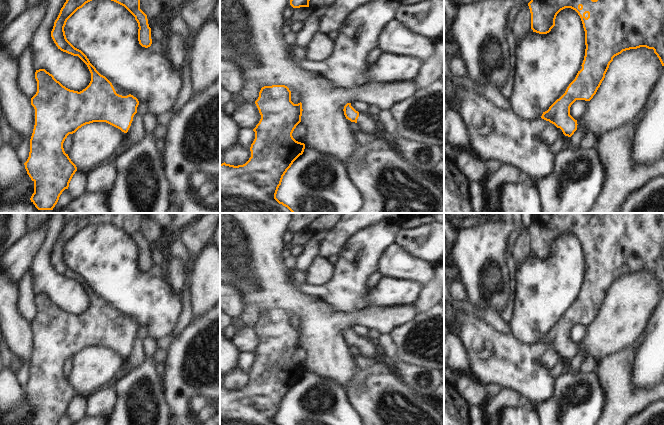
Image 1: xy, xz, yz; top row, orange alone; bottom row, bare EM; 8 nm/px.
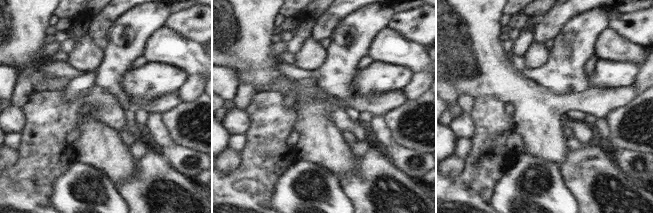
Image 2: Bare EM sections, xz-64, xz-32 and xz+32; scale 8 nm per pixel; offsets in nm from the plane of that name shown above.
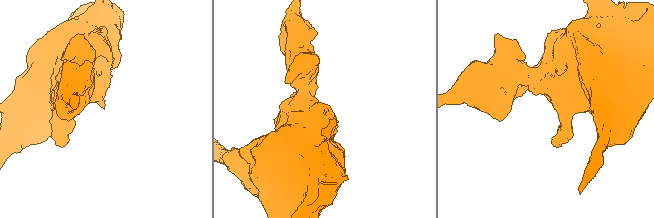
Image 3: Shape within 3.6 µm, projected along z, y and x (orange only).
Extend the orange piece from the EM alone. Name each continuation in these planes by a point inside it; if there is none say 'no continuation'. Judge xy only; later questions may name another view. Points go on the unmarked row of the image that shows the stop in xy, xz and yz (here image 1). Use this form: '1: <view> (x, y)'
no continuation

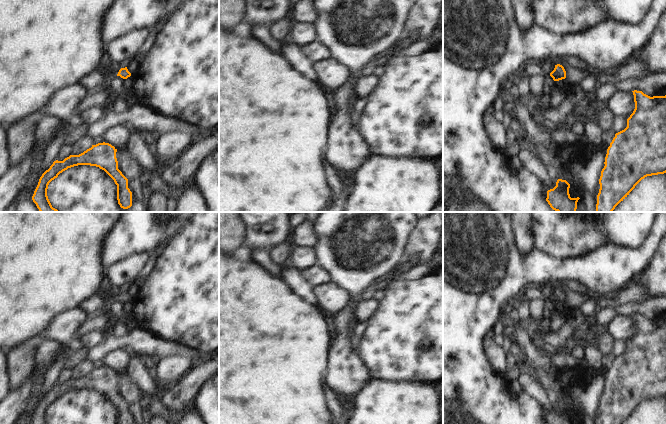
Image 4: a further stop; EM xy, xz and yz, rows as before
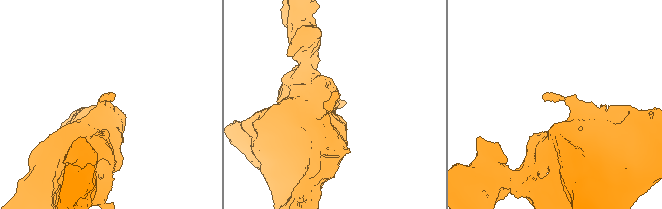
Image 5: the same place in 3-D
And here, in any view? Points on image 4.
no continuation

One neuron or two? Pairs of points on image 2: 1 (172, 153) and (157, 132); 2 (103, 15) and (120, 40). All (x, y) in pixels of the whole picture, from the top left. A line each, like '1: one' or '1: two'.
1: one
2: two

